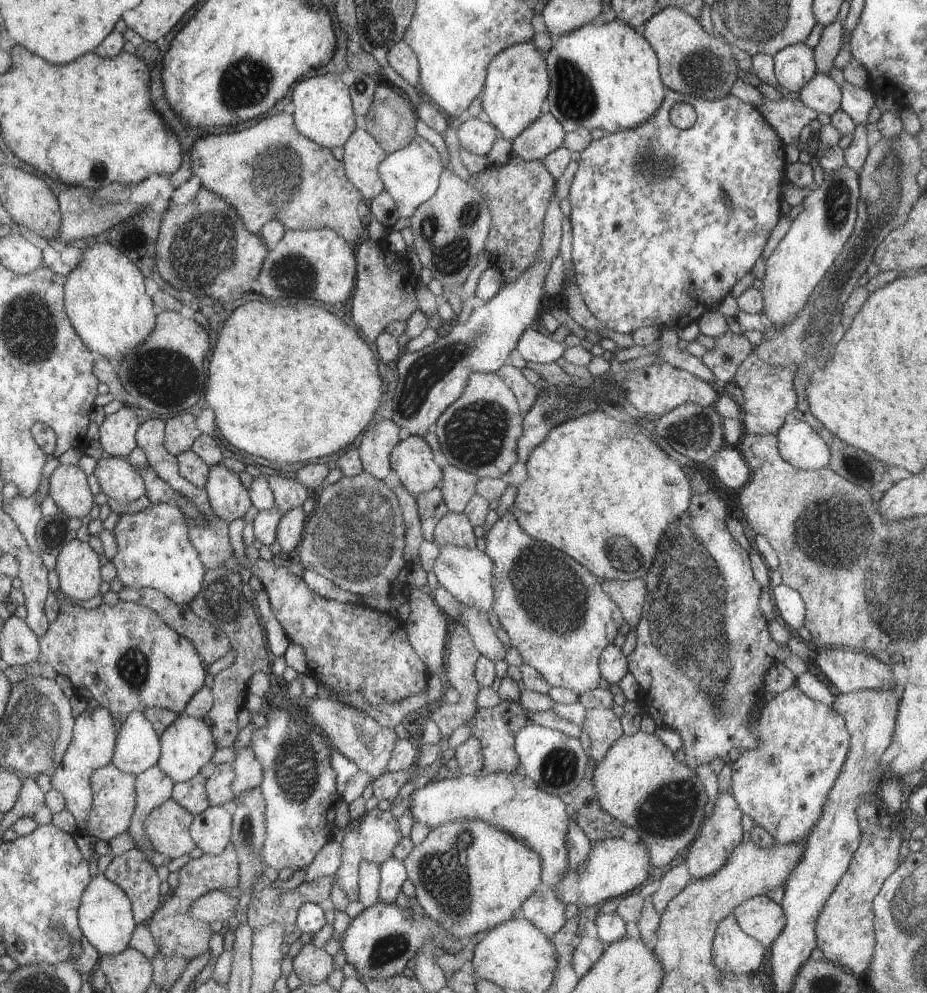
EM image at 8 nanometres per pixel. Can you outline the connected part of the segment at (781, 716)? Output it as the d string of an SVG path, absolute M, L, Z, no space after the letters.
M794 685L776 693L769 703L765 702L754 727L758 731L760 744L751 751L740 750L738 758L730 763L731 795L736 799L740 810L748 814L755 824L762 826L776 843L805 844L822 816L828 793L847 759L851 736L844 717L831 706L802 694Z

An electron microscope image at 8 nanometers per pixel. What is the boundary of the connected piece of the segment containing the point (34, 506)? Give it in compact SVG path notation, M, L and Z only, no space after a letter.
M15 495L10 499L5 499L2 510L16 523L22 535L26 538L26 543L31 550L40 554L41 550L37 543L37 523L42 518L38 496L24 497Z

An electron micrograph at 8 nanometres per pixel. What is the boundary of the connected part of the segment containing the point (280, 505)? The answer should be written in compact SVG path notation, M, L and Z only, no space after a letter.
M270 475L269 487L275 498L275 506L282 513L287 513L292 509L302 507L302 504L312 495L302 483L292 479L283 478L278 475Z

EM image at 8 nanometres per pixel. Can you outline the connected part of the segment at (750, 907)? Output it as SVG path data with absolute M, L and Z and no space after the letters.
M767 894L745 900L742 904L732 909L731 915L737 920L739 927L748 934L748 936L756 939L766 948L771 947L773 942L780 936L785 925L785 914L781 904L774 902Z

